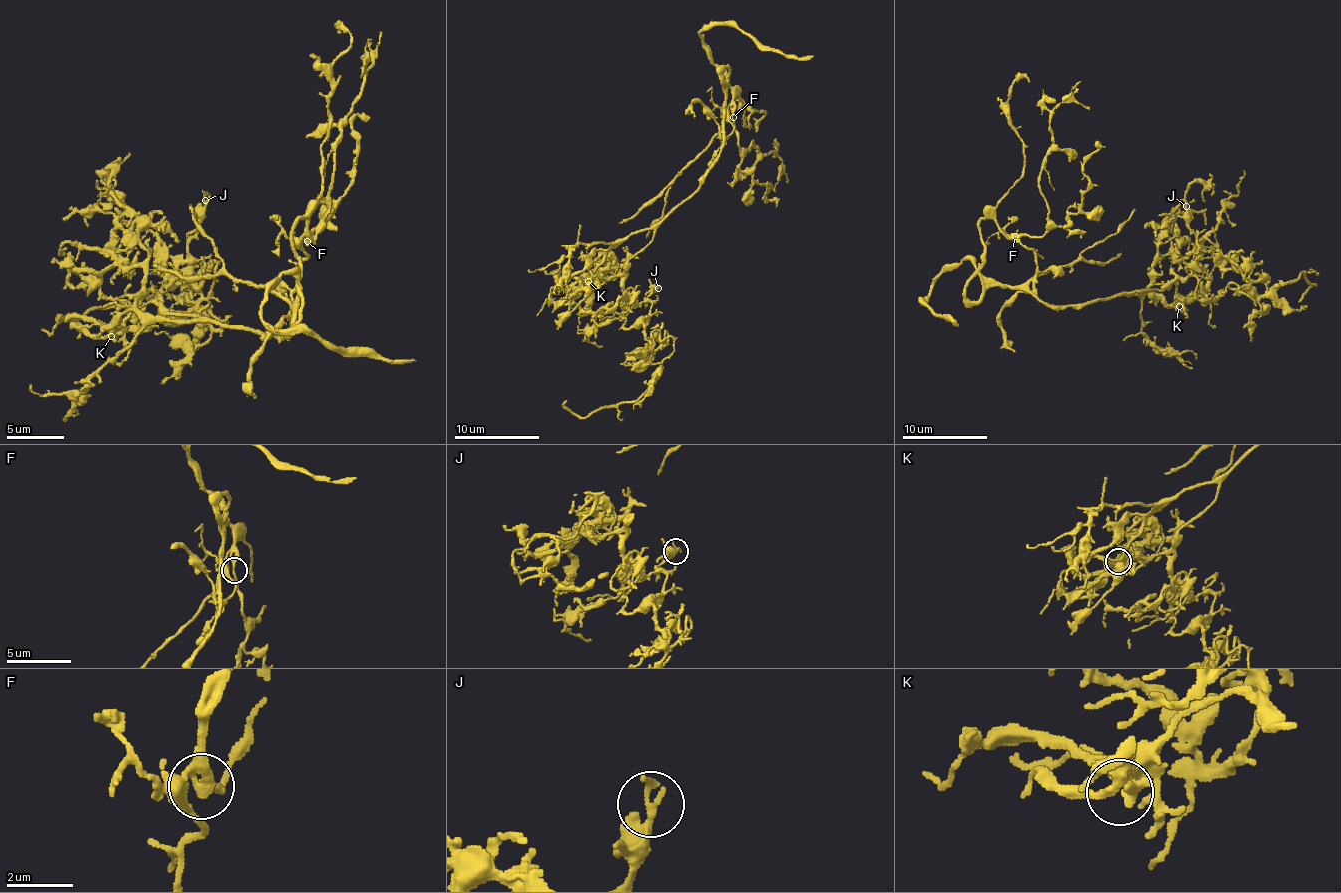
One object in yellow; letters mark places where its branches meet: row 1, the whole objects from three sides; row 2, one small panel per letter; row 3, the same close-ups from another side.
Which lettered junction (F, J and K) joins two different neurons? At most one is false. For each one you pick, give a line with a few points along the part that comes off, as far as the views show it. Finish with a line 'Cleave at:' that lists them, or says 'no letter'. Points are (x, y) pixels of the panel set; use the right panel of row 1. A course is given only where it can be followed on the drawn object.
J: Course of the part to remove: (1185, 206), (1196, 244), (1249, 281), (1228, 287), (1257, 300), (1302, 272), (1315, 285), (1298, 302)
Cleave at: J

